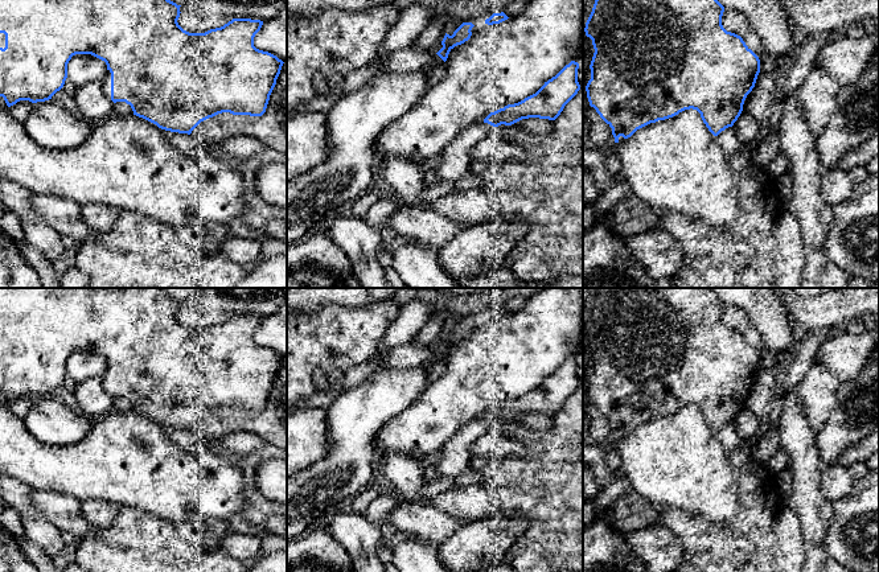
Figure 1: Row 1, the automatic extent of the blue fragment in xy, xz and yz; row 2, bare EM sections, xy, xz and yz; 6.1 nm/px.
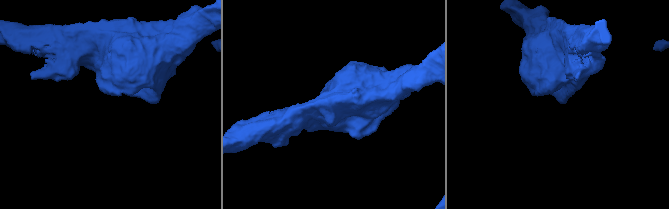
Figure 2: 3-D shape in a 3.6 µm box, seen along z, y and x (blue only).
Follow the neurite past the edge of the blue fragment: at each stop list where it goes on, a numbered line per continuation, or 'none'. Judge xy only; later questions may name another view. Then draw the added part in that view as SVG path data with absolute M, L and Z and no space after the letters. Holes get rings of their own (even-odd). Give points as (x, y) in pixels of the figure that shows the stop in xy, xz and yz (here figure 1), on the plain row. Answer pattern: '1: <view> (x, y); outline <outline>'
1: xy (106, 377); outline M107 366L106 371L102 375L103 379L103 388L104 391L111 395L111 369Z

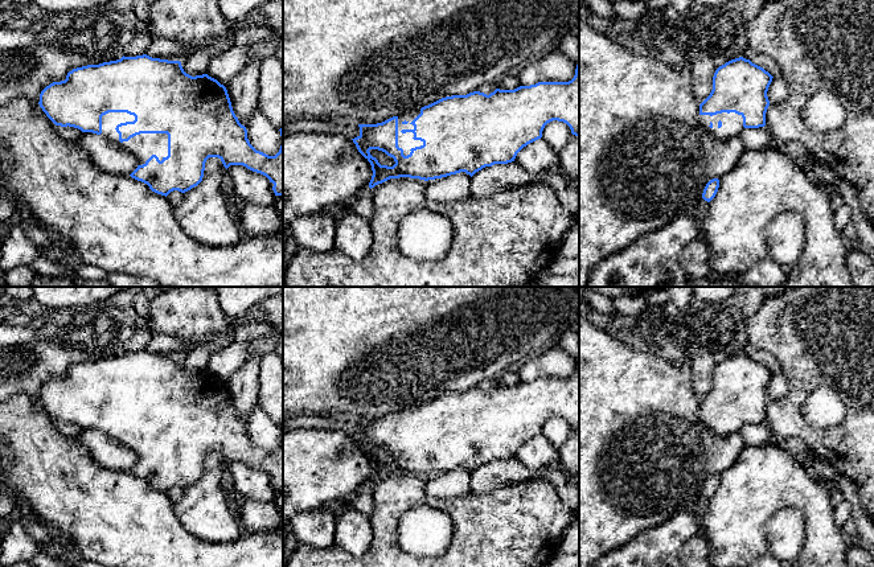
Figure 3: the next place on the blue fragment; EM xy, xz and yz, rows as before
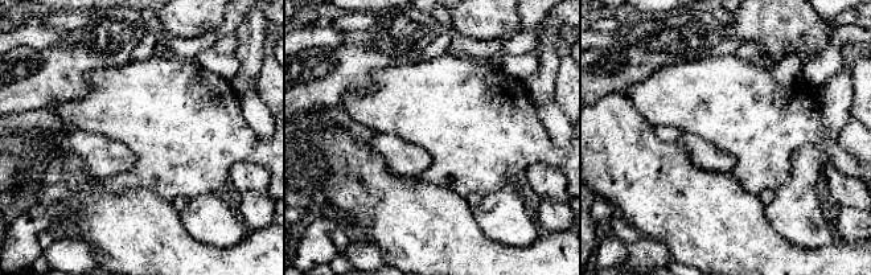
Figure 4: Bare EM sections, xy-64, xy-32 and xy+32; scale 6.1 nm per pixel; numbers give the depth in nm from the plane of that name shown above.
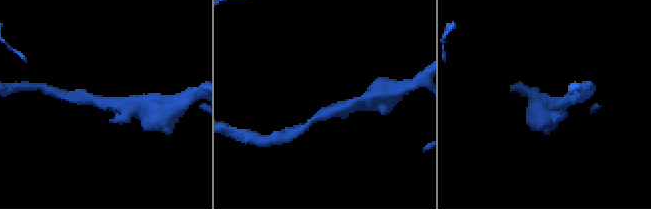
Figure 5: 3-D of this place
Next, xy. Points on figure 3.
1: xy (143, 442); outline M108 408L102 412L102 430L100 432L122 441L131 447L138 455L139 461L156 451L161 457L168 452L168 431L167 430L140 430L131 434L128 437L119 437L119 430L116 422L126 418L134 418L135 412L127 408Z

